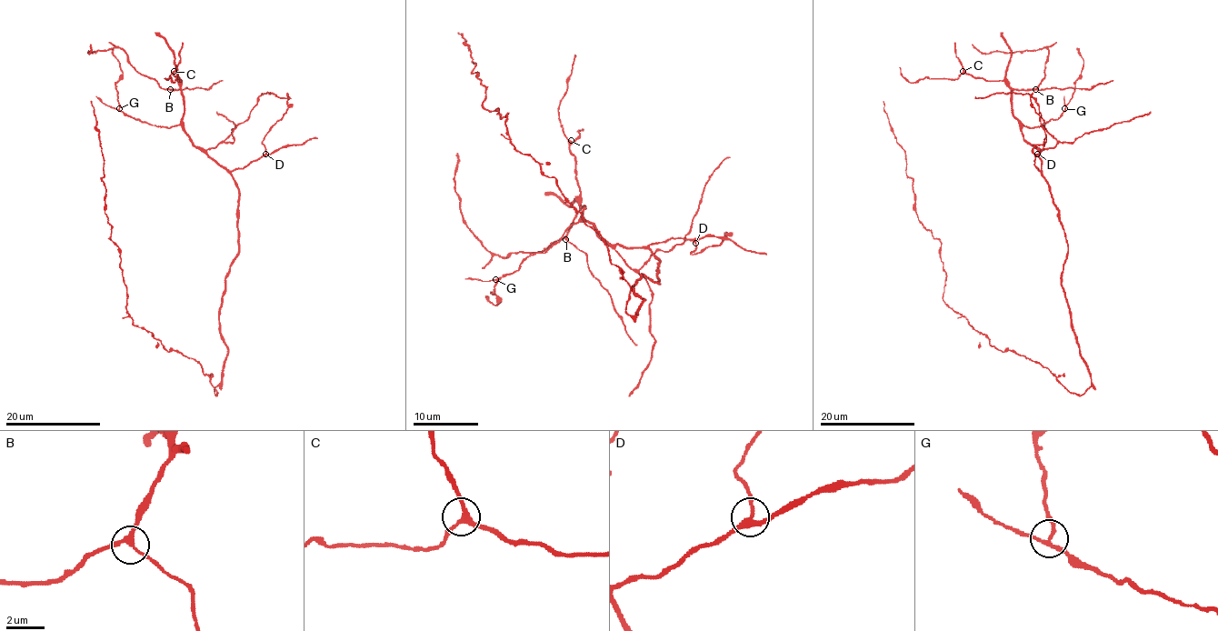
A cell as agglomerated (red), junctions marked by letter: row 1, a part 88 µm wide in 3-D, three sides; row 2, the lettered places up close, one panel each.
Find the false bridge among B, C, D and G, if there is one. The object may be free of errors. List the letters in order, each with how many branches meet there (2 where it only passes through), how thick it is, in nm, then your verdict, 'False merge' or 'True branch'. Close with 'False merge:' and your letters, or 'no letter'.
B: Branches: 3. Thickness 200 nm. True branch
C: Branches: 3. Thickness 240 nm. True branch
D: Branches: 3. Thickness 240 nm. True branch
G: Branches: 3. Thickness 180 nm. False merge
False merge: G

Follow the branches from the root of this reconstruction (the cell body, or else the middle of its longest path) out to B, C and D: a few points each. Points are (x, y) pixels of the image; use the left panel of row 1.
B: (227, 351), (219, 311), (224, 276), (238, 252), (238, 186), (189, 138), (182, 120), (182, 90), (170, 89)
C: (227, 351), (219, 311), (224, 276), (238, 252), (238, 186), (184, 130), (181, 81), (174, 71)
D: (227, 351), (220, 332), (219, 311), (224, 276), (238, 252), (239, 194), (231, 173), (245, 167), (265, 154)

